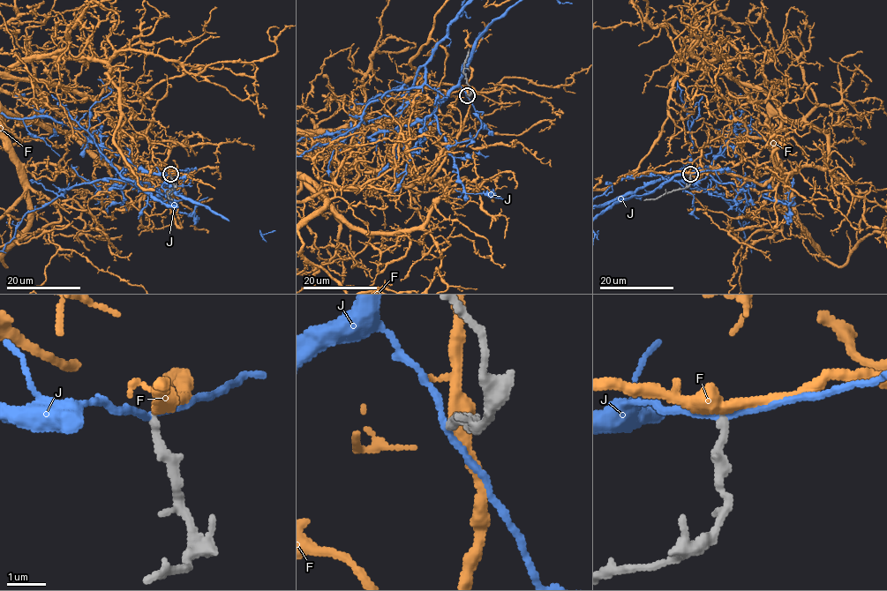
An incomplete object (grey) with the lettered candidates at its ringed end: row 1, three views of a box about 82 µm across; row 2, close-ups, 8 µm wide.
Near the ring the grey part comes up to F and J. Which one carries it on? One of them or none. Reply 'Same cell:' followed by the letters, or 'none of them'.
Same cell: none of them

